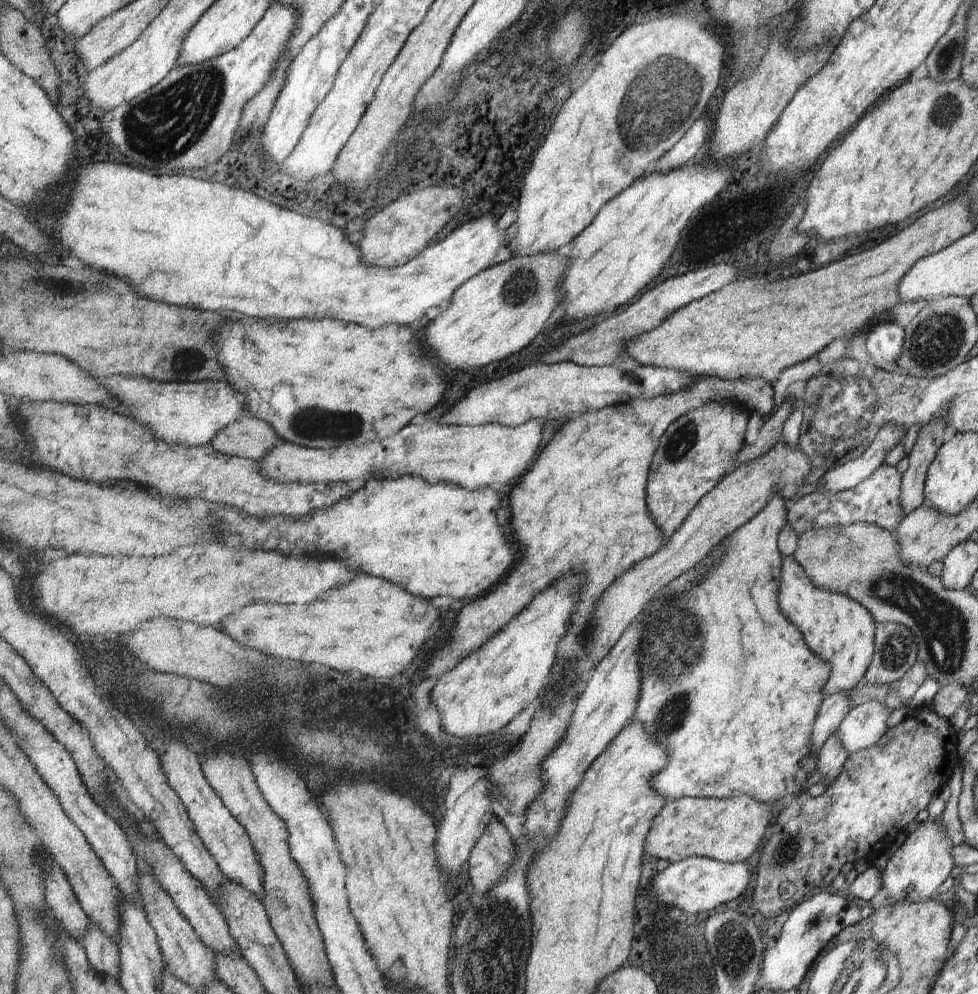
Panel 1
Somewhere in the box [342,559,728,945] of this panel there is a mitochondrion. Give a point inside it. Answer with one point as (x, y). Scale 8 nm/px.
(682, 642)

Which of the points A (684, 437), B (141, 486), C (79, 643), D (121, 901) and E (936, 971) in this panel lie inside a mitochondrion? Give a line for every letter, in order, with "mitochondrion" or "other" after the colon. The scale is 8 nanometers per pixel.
A: mitochondrion
B: other
C: other
D: other
E: other

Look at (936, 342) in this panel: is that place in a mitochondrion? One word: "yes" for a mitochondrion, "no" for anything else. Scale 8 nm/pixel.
yes

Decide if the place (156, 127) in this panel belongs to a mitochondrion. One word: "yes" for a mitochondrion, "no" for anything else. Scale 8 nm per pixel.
yes

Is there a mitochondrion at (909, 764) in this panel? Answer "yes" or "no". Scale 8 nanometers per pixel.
no

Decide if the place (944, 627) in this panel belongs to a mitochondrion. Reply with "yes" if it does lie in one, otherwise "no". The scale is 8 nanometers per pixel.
yes

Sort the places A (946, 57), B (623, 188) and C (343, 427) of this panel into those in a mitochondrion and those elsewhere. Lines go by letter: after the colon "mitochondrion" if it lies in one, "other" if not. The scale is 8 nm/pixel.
A: mitochondrion
B: other
C: mitochondrion

